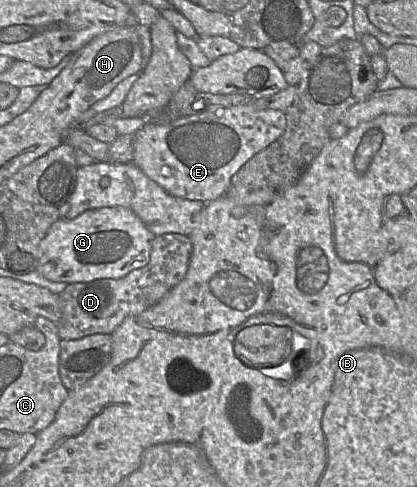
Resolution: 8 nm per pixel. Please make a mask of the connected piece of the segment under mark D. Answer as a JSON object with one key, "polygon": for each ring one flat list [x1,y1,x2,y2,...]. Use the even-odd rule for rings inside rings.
{"polygon":[[166,233,152,241,146,266,132,270,119,279,102,278,91,282,68,284,58,294,61,316,57,322,61,340,80,339,92,334,111,334,125,318,157,304,186,275,192,243,188,235]]}

